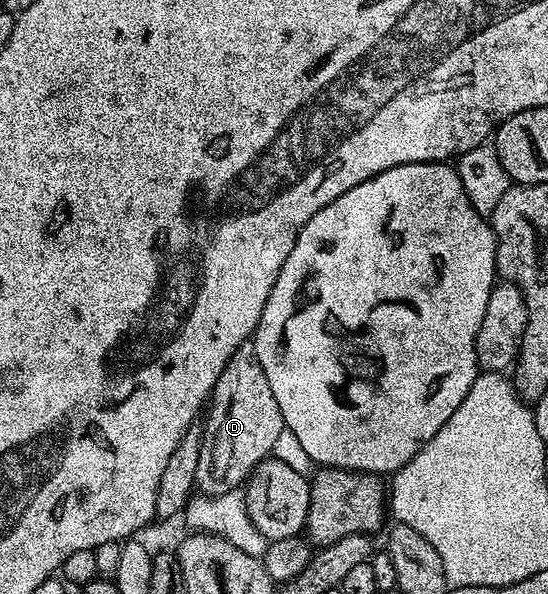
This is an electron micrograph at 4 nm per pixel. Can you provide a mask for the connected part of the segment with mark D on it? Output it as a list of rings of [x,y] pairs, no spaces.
[[[249,342],[234,350],[214,386],[207,412],[208,421],[202,424],[204,437],[198,454],[196,487],[203,495],[221,496],[237,491],[253,470],[272,456],[278,434],[286,431],[282,410],[278,410],[278,402],[270,391],[262,362],[258,362],[255,343]]]

